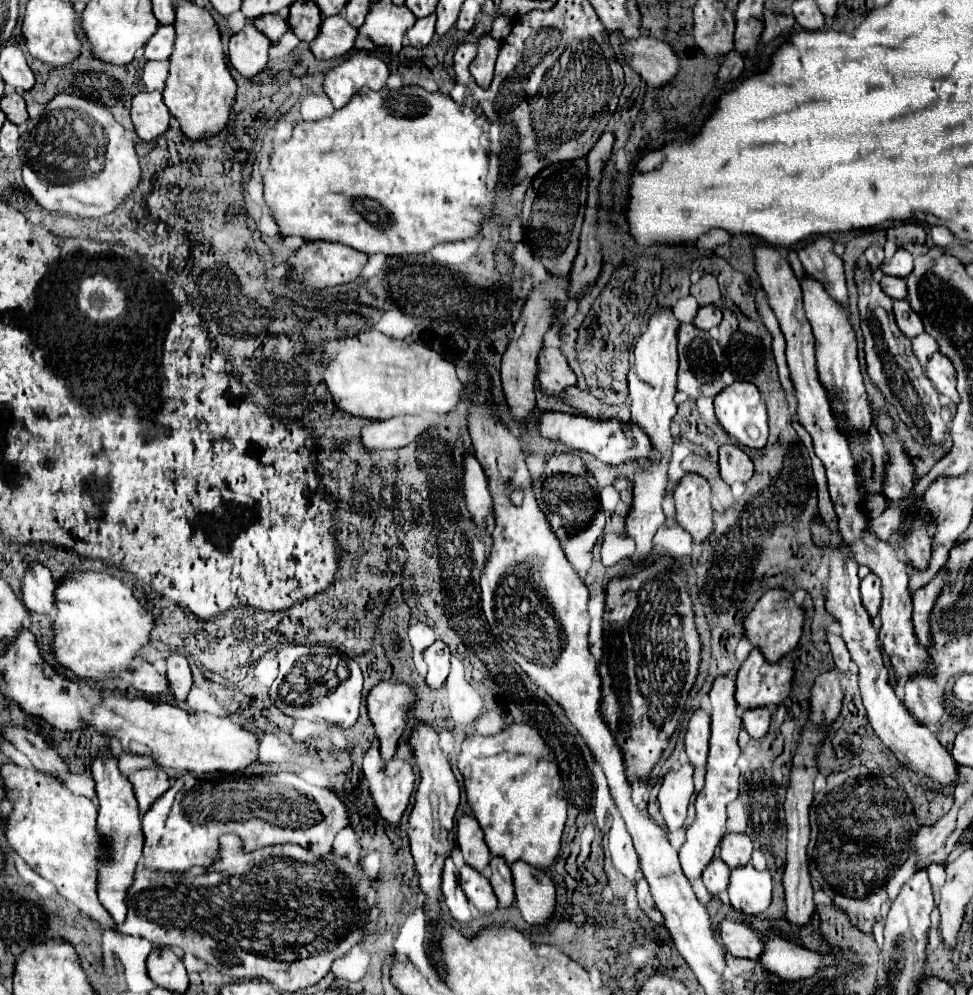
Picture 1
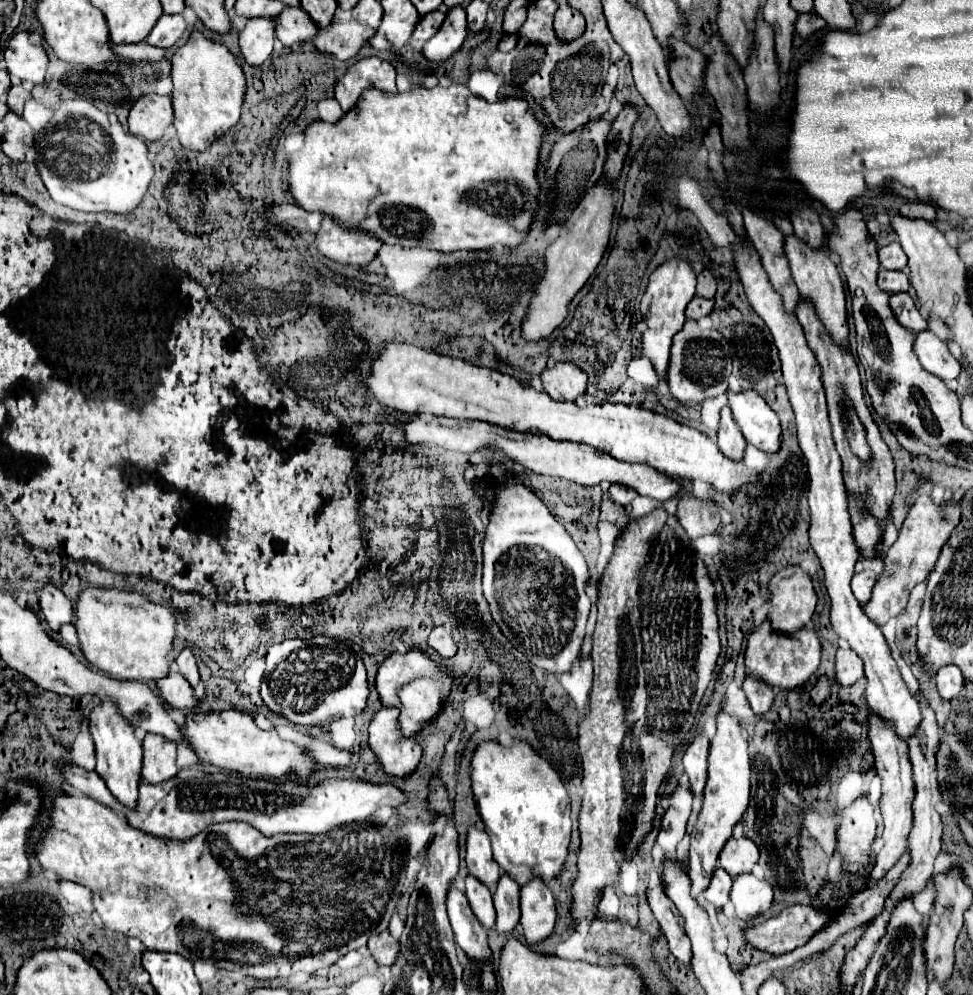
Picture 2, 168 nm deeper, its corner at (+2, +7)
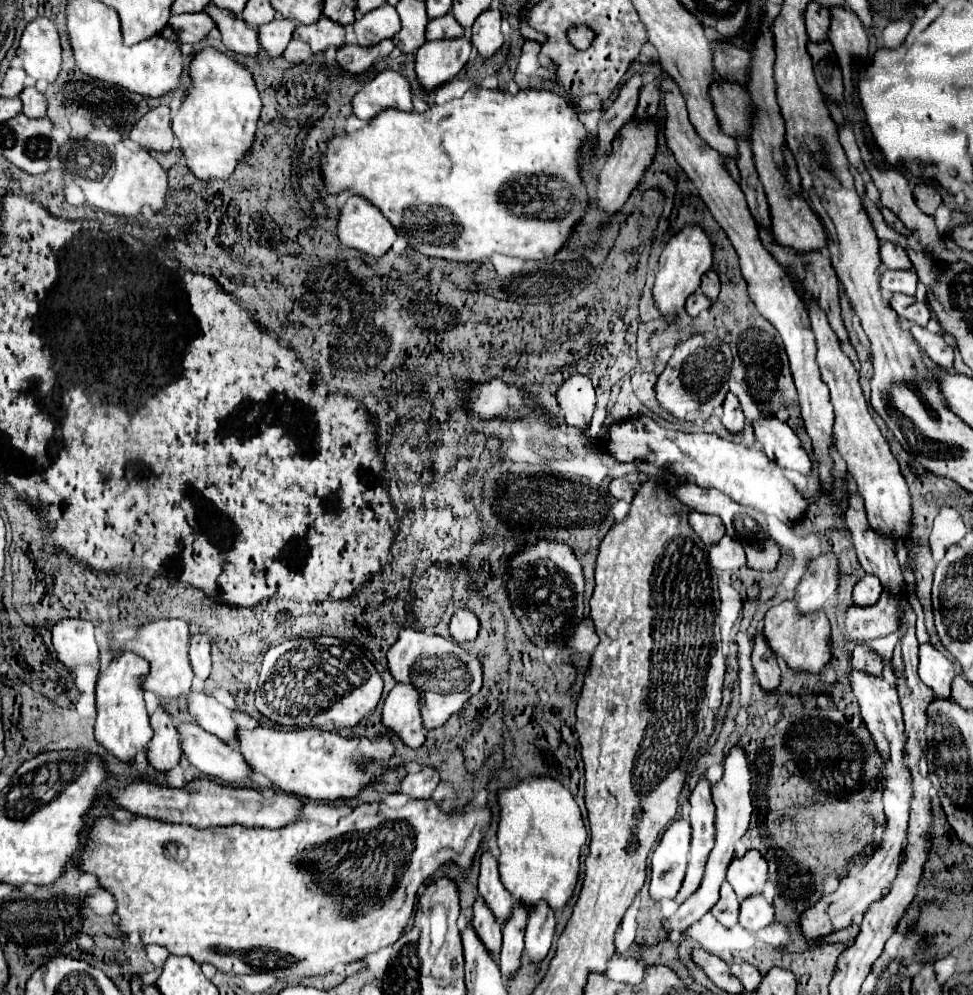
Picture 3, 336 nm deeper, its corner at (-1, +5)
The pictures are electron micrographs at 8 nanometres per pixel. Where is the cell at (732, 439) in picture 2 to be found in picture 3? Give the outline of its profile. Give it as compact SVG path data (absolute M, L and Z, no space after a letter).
M728 393L728 395L726 395L722 423L724 423L726 429L730 429L732 433L740 433L740 431L744 429L744 415L742 415L742 409L740 409L740 401L738 401L738 397L736 397L734 393Z

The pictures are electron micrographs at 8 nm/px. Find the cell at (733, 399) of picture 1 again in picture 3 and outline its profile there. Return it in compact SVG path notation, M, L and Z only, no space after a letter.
M768 417L754 423L754 433L768 459L784 469L794 469L802 475L812 473L812 459L802 447L798 435L780 419Z

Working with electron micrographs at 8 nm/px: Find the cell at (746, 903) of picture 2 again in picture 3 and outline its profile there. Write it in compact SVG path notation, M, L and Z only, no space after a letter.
M754 895L740 903L740 925L748 931L760 931L774 919L774 907L762 897Z

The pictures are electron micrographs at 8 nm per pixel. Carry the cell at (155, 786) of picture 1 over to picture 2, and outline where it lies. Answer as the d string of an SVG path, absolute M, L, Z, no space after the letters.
M147 733L143 739L143 771L141 771L141 781L157 785L163 783L171 777L175 777L175 749L173 741Z

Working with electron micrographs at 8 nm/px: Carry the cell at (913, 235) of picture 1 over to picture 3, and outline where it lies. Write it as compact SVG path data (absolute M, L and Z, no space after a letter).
M916 185L914 187L914 199L916 199L920 211L924 211L926 215L934 215L938 205L942 203L940 193L932 185Z

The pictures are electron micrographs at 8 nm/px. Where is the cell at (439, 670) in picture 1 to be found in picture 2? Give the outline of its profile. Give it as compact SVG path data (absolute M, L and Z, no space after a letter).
M435 627L427 639L429 647L441 657L441 659L449 659L455 655L457 647L453 643L453 637L443 629L443 627Z

